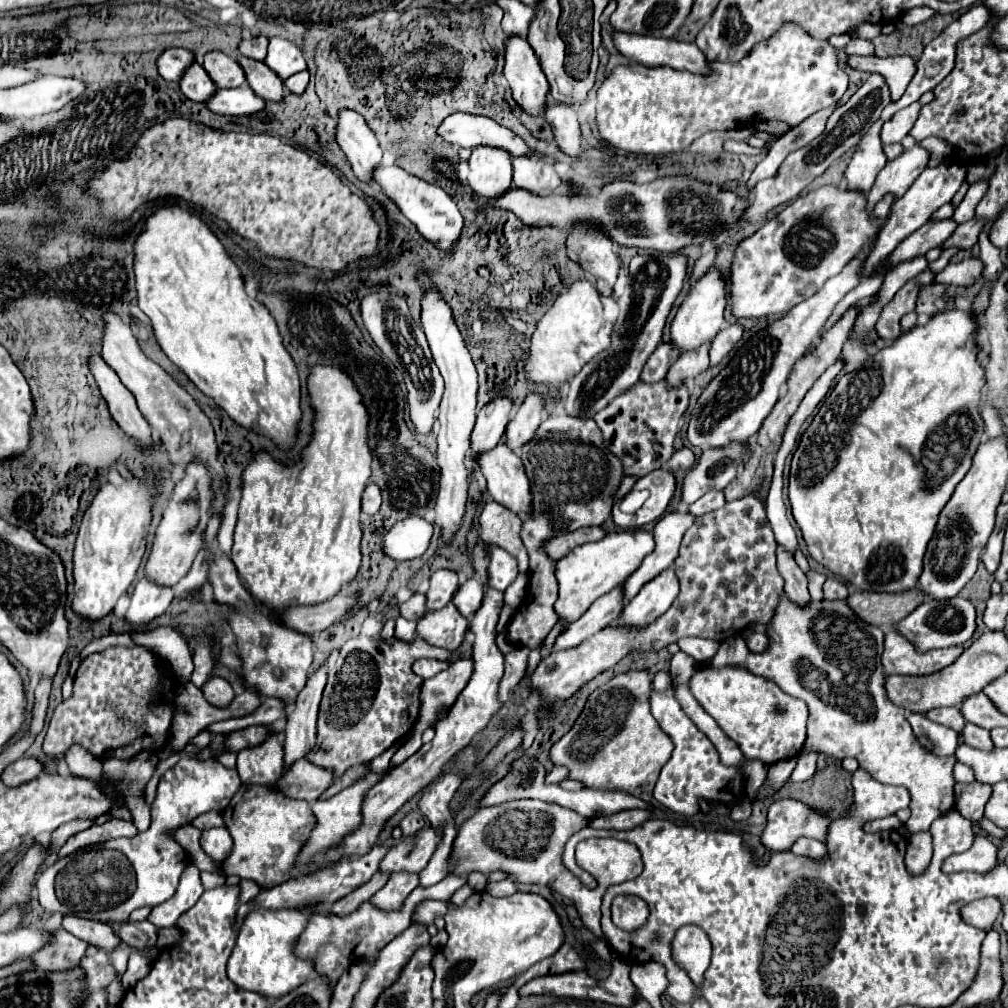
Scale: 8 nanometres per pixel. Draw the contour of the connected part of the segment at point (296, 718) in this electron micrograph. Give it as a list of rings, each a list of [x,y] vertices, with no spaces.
[[[321,667],[307,679],[307,687],[297,695],[295,707],[291,709],[285,727],[285,741],[283,741],[285,769],[289,769],[297,759],[305,757],[315,747],[317,715],[325,681],[327,681],[327,669]]]

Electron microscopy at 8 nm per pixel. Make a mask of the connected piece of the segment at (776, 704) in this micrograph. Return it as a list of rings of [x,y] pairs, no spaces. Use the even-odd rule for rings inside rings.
[[[699,667],[691,677],[689,687],[695,699],[717,721],[725,735],[737,743],[747,759],[761,759],[771,765],[781,759],[796,757],[803,749],[809,717],[807,703],[787,695],[773,681],[749,675],[749,671],[737,667]],[[777,709],[783,709],[783,713],[777,713]]]

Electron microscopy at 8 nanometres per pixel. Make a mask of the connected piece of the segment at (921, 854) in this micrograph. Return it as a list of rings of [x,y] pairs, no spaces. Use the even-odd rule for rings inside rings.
[[[917,833],[909,837],[907,843],[907,853],[905,853],[905,865],[911,875],[919,875],[925,871],[929,865],[933,853],[932,835],[927,833]]]

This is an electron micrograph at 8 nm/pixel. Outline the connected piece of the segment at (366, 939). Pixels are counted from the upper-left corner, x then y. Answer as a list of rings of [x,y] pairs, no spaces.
[[[447,875],[443,881],[439,881],[431,887],[417,887],[405,901],[405,907],[401,911],[393,911],[393,915],[385,915],[385,911],[375,911],[375,907],[371,903],[363,903],[355,913],[351,913],[347,917],[337,917],[333,913],[327,917],[311,917],[307,931],[303,931],[295,951],[299,957],[315,959],[315,971],[319,975],[327,975],[331,979],[331,987],[333,987],[335,981],[339,979],[341,971],[345,971],[345,967],[357,963],[363,955],[379,953],[381,947],[385,947],[385,943],[395,939],[405,927],[409,927],[411,915],[413,915],[417,903],[421,903],[425,899],[449,901],[451,895],[465,883],[467,883],[467,877]]]

